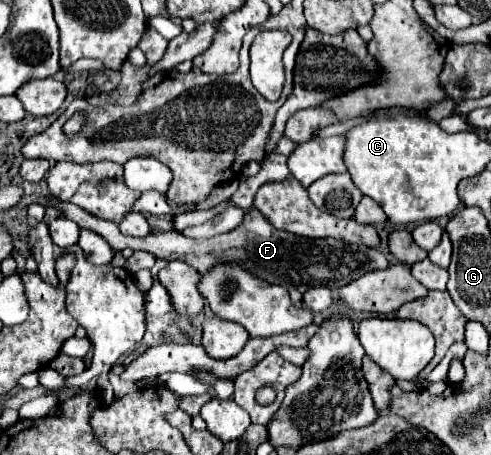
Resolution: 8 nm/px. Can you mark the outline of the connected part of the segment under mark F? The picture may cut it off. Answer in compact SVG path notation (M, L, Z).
M53 198L53 200L49 200L49 204L55 210L59 210L61 216L77 222L81 228L101 234L111 244L113 250L123 250L127 246L133 250L147 250L147 252L155 254L159 260L183 260L189 266L203 270L203 274L207 274L207 270L211 270L211 266L217 266L217 264L235 264L235 266L243 266L243 270L255 274L257 278L263 278L265 282L279 284L287 290L295 288L301 294L311 288L319 288L319 286L339 290L371 270L389 266L387 258L379 250L363 246L363 244L347 244L347 242L333 240L333 238L311 240L311 238L303 238L303 236L295 236L295 234L277 230L263 214L259 214L259 210L247 212L243 222L227 234L221 234L221 236L215 236L209 240L195 240L195 238L187 238L185 234L175 232L175 230L163 232L159 236L149 234L147 238L125 238L119 232L117 224L95 218L71 202L59 202Z

